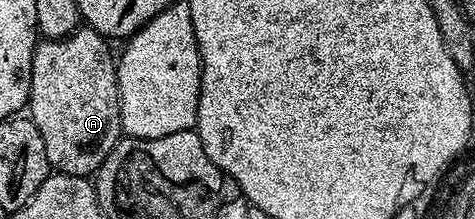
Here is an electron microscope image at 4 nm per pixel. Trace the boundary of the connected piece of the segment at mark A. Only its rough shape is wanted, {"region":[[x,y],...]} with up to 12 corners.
{"region":[[42,39],[27,112],[50,169],[92,177],[122,139],[110,41]]}

